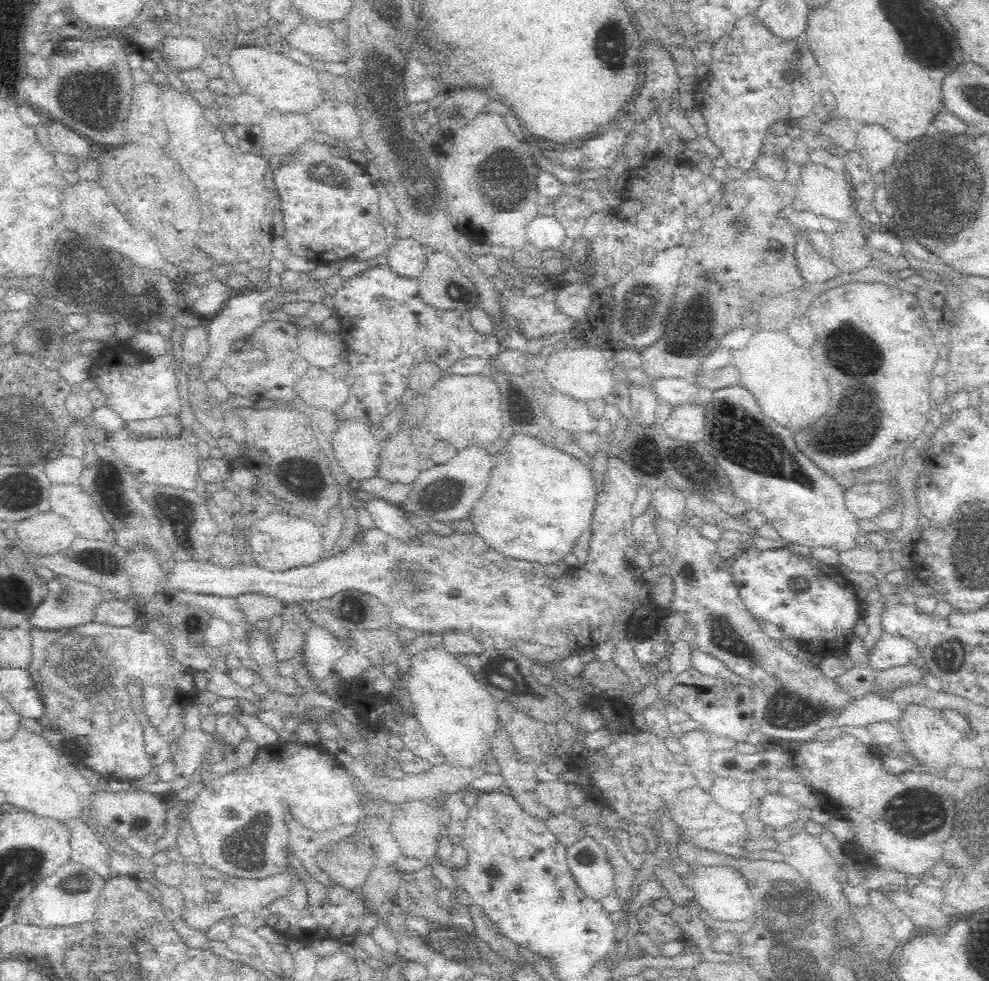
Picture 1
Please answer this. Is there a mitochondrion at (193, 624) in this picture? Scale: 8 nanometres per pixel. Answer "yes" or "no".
yes

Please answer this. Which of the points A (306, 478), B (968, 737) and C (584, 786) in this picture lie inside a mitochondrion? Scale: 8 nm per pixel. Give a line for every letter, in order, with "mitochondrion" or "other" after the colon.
A: mitochondrion
B: other
C: other

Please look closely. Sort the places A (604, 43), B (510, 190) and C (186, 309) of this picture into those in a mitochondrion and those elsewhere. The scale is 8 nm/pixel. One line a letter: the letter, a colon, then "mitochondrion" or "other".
A: mitochondrion
B: mitochondrion
C: other

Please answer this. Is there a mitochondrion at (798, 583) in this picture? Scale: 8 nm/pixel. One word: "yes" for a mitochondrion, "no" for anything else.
yes

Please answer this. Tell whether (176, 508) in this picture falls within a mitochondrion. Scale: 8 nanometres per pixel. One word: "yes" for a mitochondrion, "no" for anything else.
yes

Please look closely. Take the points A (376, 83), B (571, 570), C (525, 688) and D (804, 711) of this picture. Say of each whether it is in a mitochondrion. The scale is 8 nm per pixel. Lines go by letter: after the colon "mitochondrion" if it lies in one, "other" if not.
A: mitochondrion
B: other
C: other
D: mitochondrion

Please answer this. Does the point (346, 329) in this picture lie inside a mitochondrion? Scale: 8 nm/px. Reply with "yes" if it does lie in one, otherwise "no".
no

